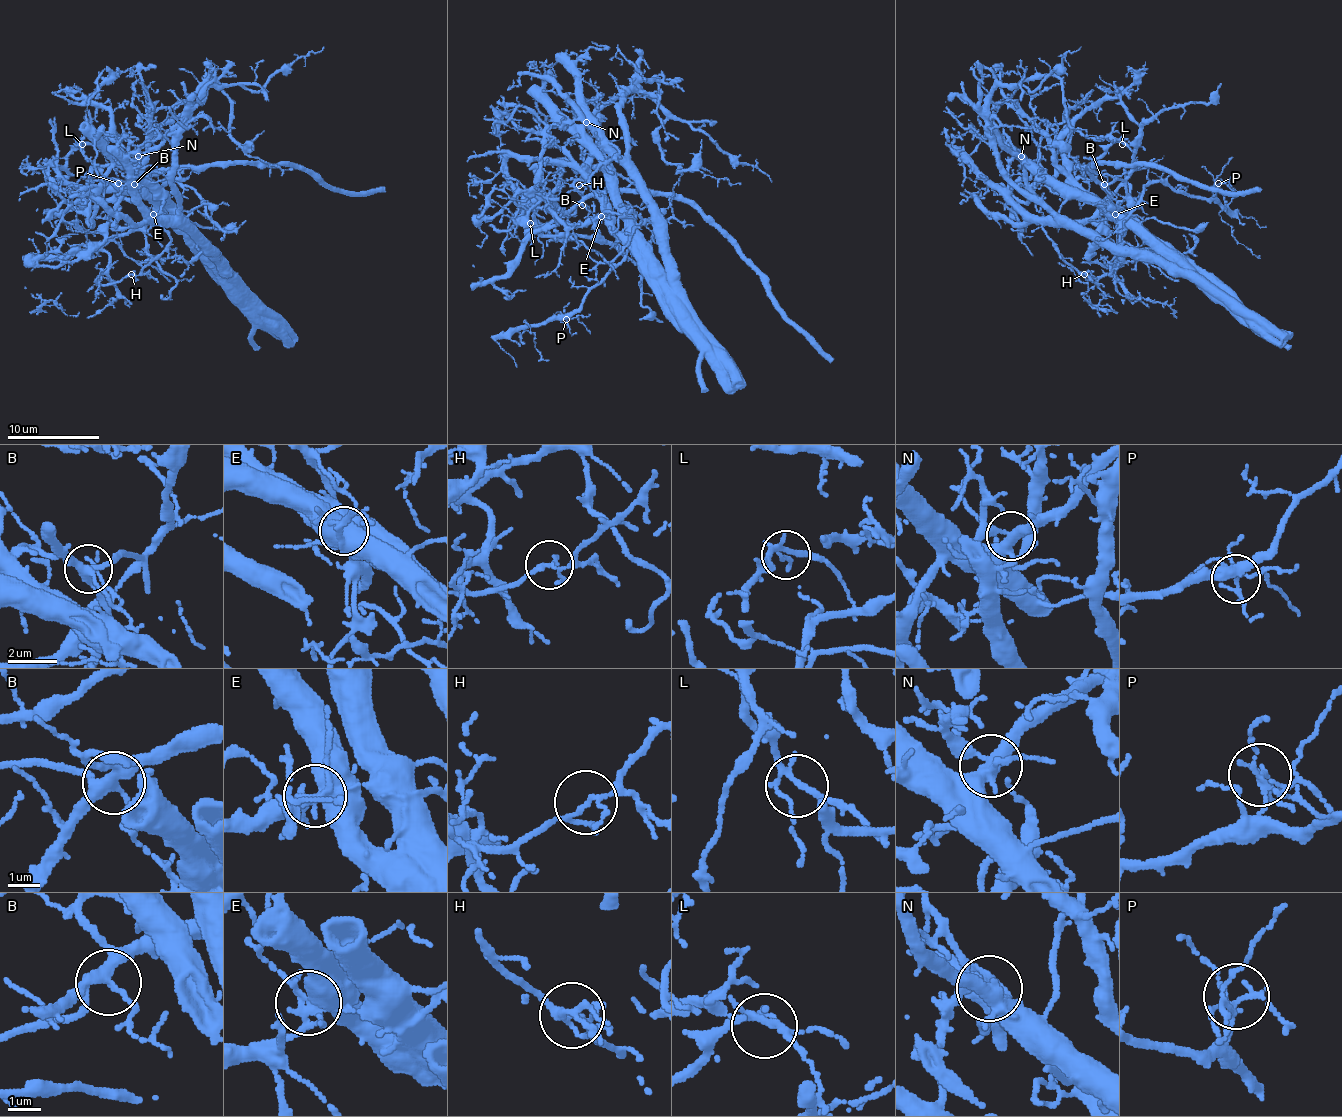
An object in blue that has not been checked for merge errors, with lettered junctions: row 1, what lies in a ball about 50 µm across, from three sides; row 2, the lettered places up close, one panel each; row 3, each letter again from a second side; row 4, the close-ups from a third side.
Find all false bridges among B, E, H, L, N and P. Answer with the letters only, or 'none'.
B, E, H, N

